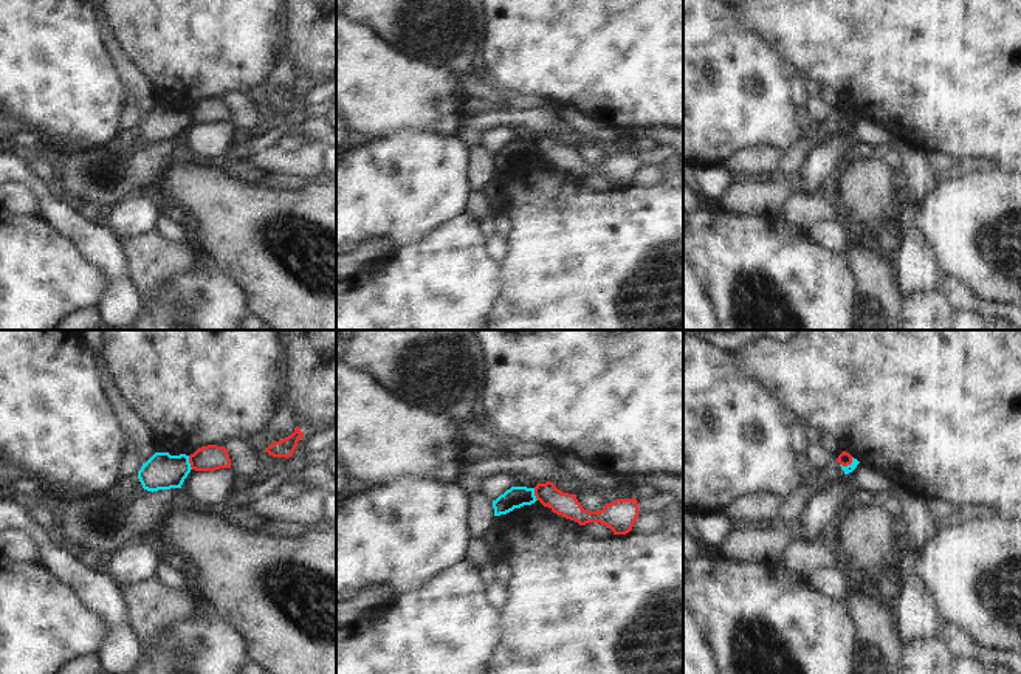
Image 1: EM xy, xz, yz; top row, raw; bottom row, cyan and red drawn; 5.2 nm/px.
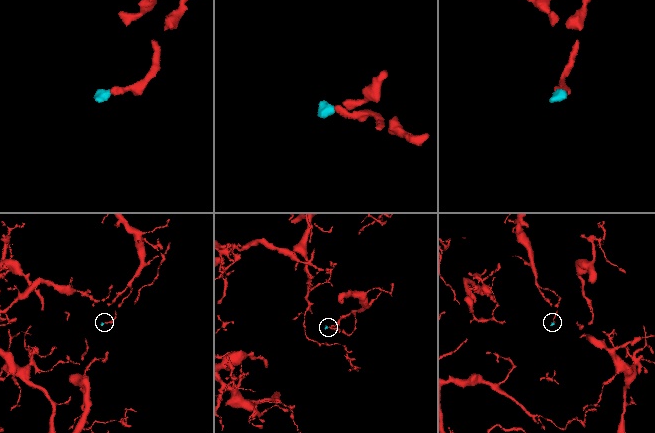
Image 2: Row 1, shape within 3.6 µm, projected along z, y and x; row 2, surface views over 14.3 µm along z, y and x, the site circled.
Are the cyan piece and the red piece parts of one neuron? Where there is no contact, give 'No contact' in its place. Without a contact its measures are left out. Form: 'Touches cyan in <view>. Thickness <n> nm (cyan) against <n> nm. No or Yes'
Touches cyan in yz. Thickness 50 nm (cyan) against 70 nm. No

